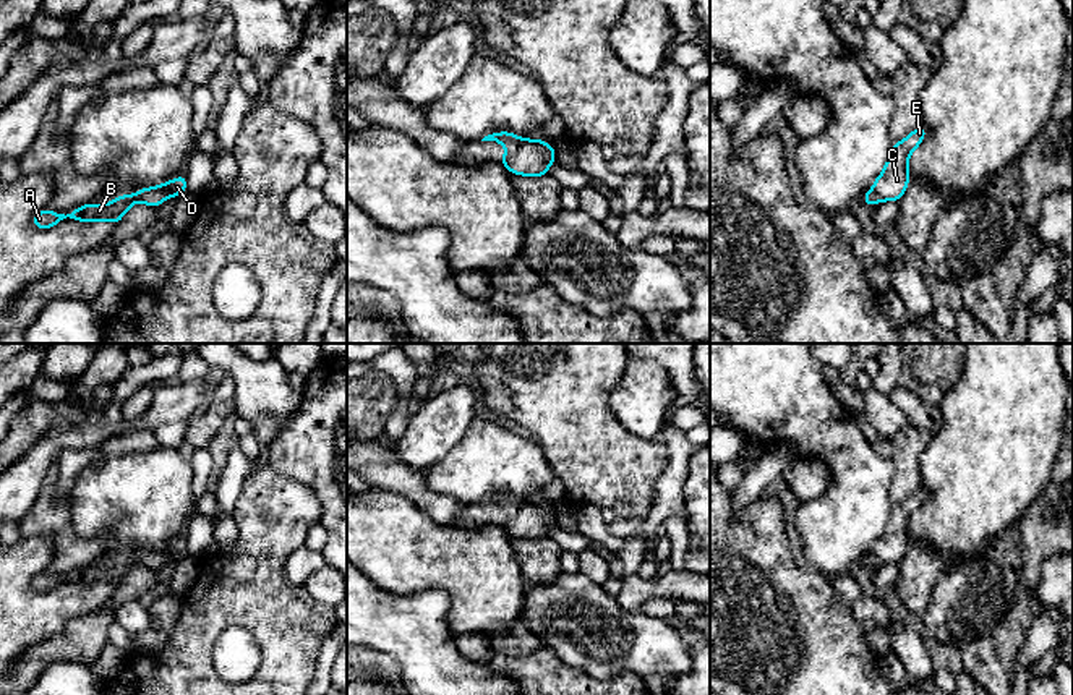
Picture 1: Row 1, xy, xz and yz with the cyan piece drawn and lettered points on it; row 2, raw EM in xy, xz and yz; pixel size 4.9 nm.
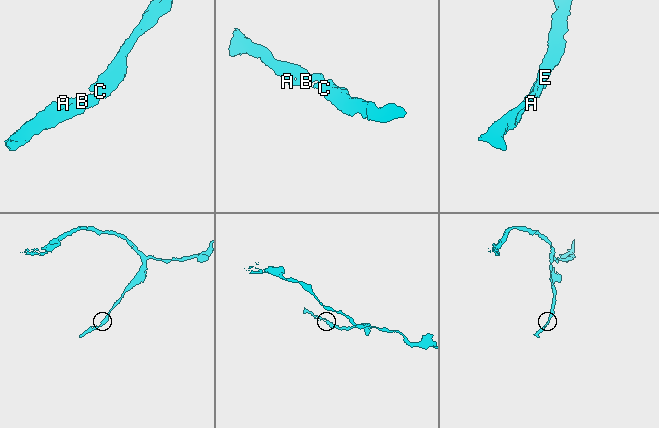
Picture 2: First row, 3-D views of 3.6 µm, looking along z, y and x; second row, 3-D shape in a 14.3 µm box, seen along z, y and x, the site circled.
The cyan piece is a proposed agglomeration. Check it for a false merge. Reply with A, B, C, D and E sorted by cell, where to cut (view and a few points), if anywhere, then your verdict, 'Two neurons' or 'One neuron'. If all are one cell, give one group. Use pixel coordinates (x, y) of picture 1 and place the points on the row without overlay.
Groups: A B C D E. No split. One neuron

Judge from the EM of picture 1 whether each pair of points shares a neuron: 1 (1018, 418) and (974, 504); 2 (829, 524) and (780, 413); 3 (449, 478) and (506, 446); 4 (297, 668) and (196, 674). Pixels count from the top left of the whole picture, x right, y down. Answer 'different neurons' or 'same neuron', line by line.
1: same neuron
2: same neuron
3: same neuron
4: same neuron

